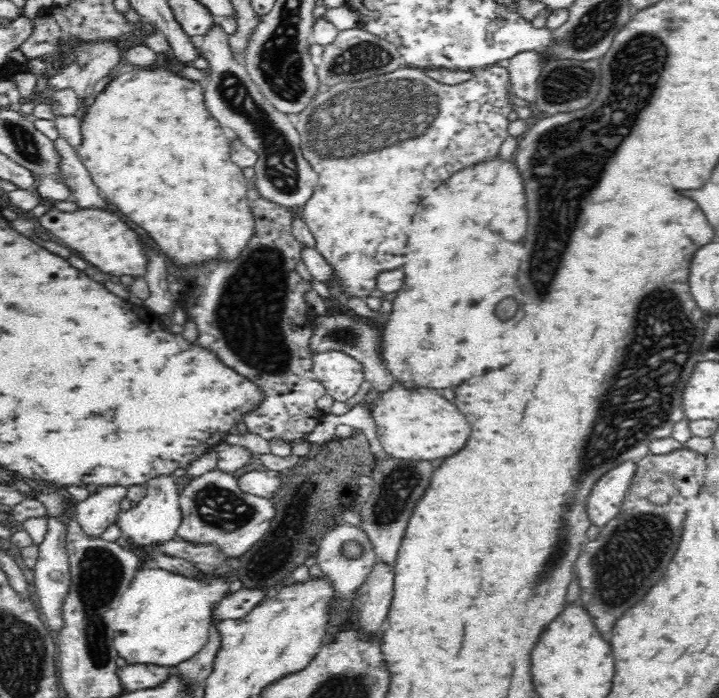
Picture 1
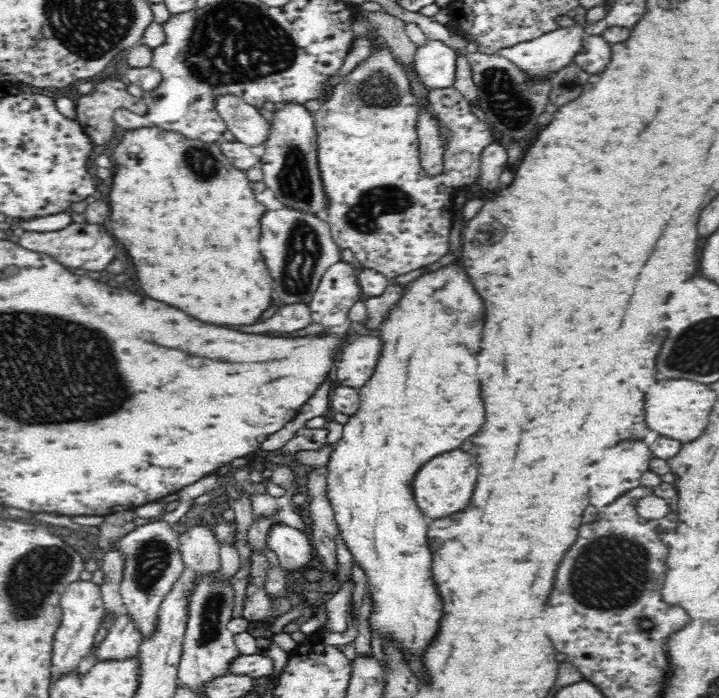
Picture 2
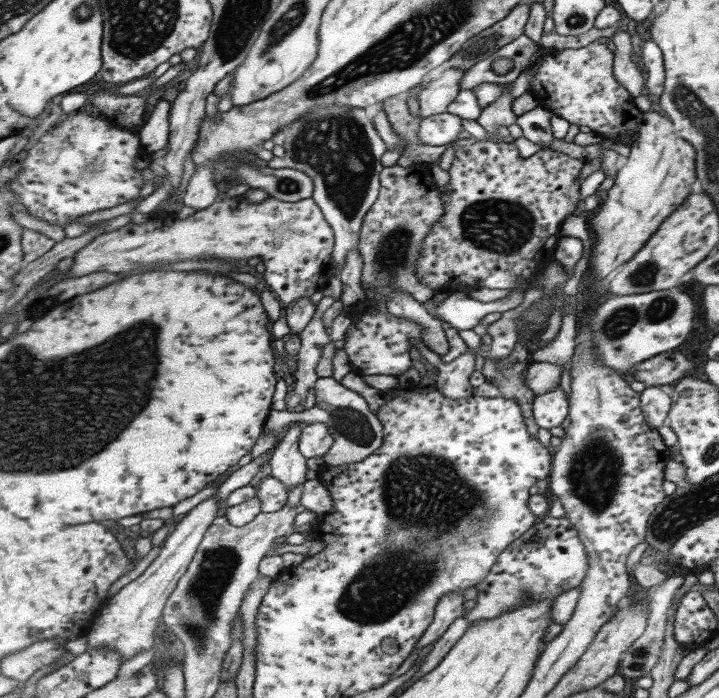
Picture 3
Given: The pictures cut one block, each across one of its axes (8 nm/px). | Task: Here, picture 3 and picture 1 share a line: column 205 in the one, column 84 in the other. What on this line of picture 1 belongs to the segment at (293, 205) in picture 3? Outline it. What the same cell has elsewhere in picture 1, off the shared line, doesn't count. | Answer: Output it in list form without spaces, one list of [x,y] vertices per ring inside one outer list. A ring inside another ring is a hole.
[[[52,209],[40,216],[39,224],[46,232],[60,238],[70,250],[90,262],[102,273],[114,276],[128,274],[128,276],[143,276],[146,272],[146,258],[142,252],[142,242],[138,234],[128,228],[118,216],[108,211],[98,209],[78,209],[74,212],[60,212]]]

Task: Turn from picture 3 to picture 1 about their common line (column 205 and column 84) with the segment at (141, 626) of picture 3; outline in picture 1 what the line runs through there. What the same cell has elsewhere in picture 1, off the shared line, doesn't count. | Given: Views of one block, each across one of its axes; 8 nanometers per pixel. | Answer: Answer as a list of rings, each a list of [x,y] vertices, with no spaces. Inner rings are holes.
[[[100,487],[80,502],[75,502],[72,516],[80,523],[86,537],[99,537],[116,521],[120,502],[126,497],[126,487]]]

